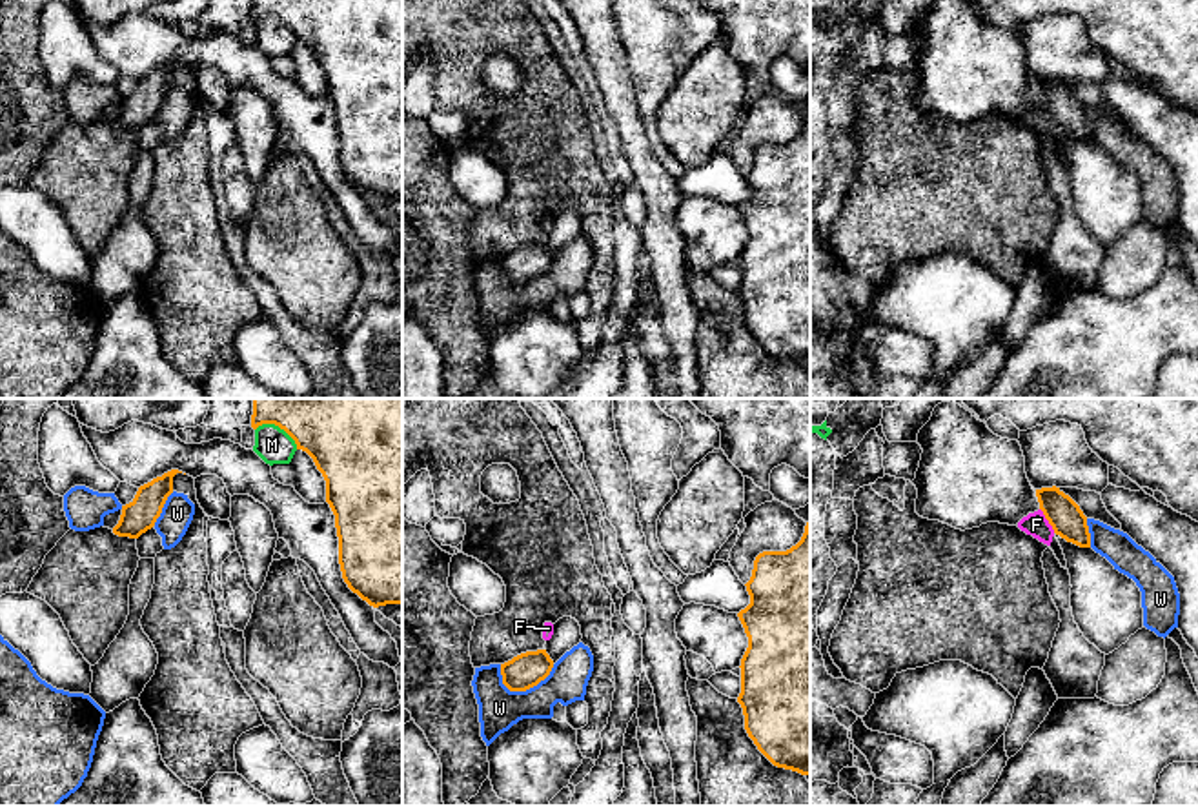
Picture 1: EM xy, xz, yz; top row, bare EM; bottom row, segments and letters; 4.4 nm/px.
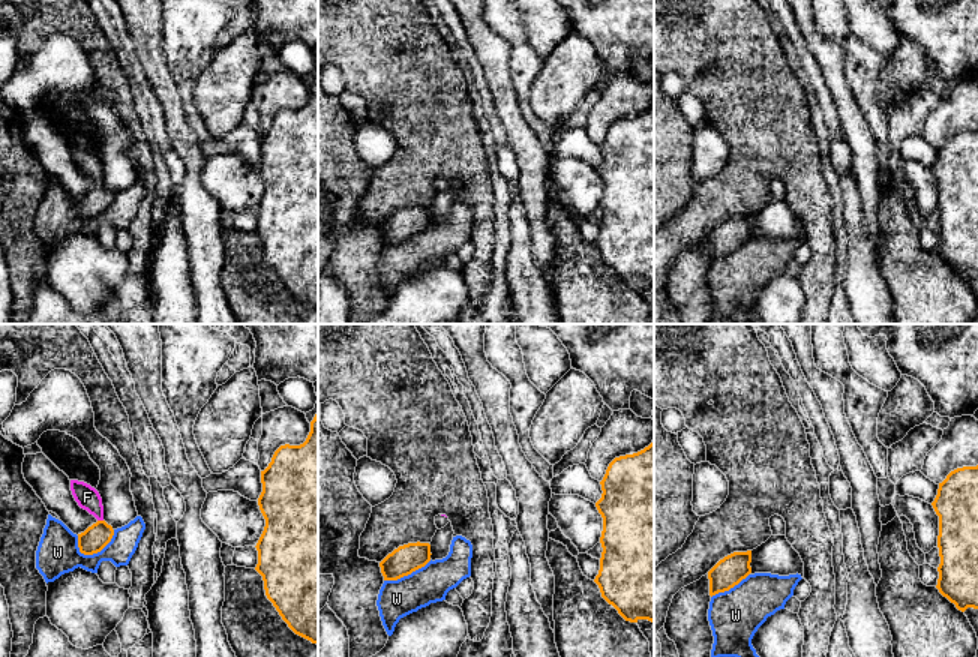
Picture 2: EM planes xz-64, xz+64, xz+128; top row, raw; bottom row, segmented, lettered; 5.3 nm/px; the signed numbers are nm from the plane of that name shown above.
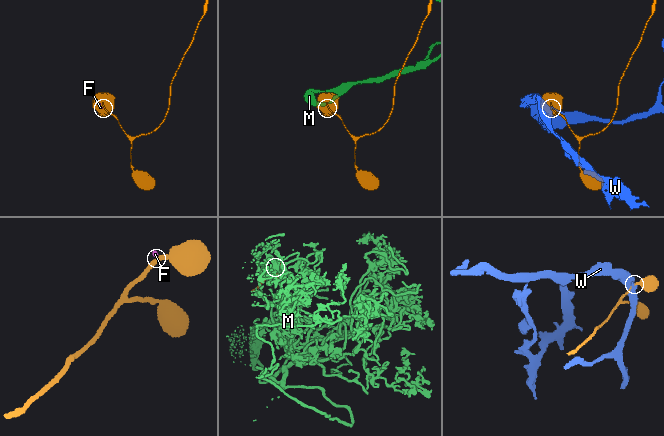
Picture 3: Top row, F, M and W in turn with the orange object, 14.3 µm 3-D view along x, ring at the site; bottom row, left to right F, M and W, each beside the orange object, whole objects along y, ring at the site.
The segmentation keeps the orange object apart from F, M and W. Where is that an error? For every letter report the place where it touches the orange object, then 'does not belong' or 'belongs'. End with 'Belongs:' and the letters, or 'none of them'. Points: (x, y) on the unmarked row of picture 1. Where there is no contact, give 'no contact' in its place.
F: meets orange in yz at (1047, 111); does not belong
M: meets orange in xy at (279, 19); does not belong
W: meets orange in xz at (528, 281); does not belong
Belongs: none of them

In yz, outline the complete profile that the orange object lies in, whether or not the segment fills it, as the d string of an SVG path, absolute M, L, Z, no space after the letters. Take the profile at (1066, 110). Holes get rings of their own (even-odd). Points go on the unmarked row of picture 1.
M1052 78L1036 82L1036 89L1056 127L1080 140L1091 140L1087 109L1069 87Z

